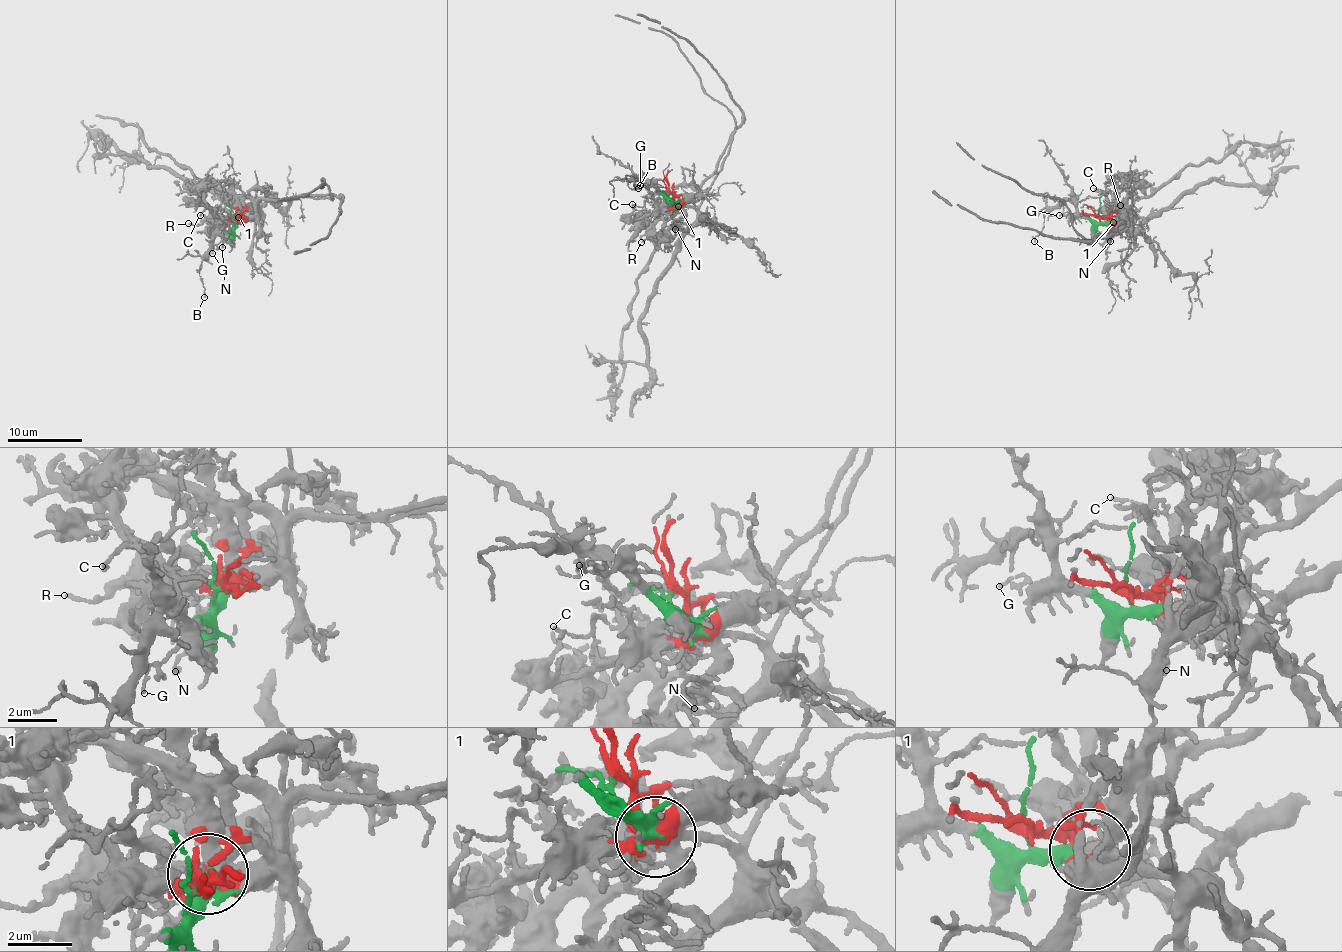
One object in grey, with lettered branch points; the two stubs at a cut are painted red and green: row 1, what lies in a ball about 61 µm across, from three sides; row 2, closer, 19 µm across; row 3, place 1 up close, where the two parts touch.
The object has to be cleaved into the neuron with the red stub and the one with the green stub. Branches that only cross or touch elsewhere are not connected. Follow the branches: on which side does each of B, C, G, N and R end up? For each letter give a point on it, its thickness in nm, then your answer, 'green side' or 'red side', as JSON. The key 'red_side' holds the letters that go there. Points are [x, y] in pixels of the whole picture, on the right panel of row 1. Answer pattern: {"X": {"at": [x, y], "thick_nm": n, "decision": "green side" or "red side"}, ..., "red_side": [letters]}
{"B": {"at": [1034, 241], "thick_nm": 140, "decision": "green side"}, "C": {"at": [1093, 188], "thick_nm": 120, "decision": "red side"}, "G": {"at": [1059, 215], "thick_nm": 80, "decision": "green side"}, "N": {"at": [1110, 241], "thick_nm": 160, "decision": "red side"}, "R": {"at": [1120, 205], "thick_nm": 140, "decision": "red side"}, "red_side": ["C", "N", "R"]}

